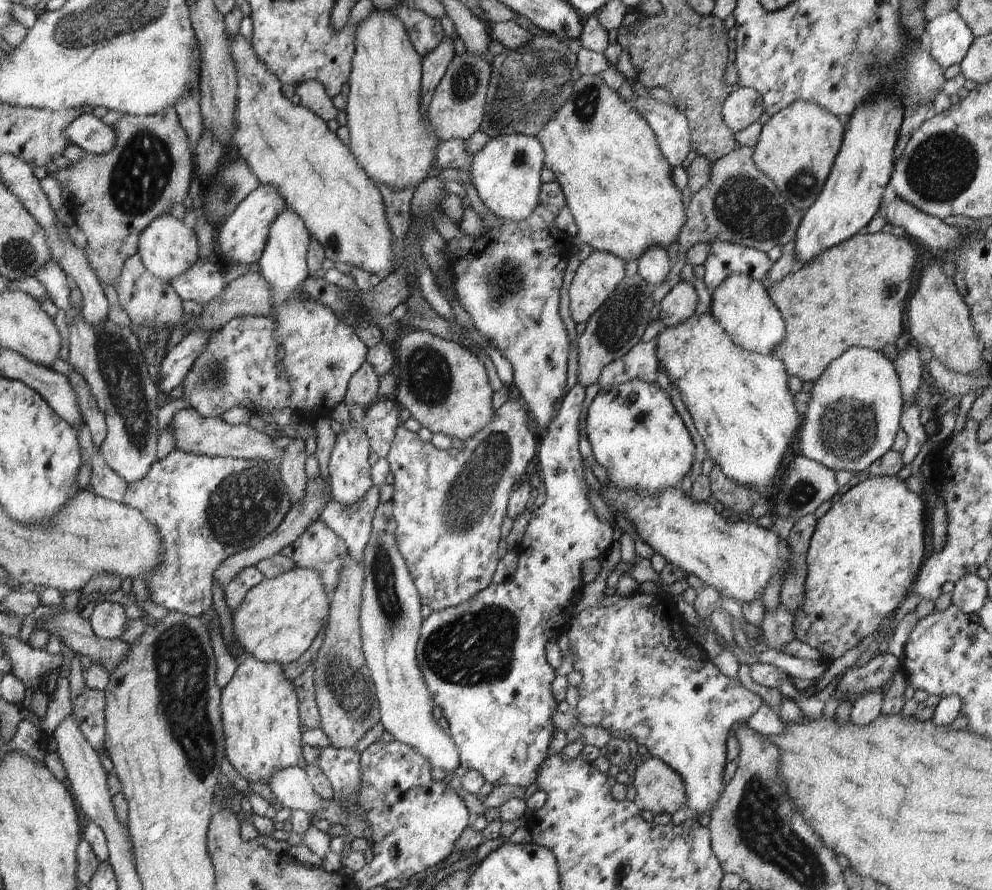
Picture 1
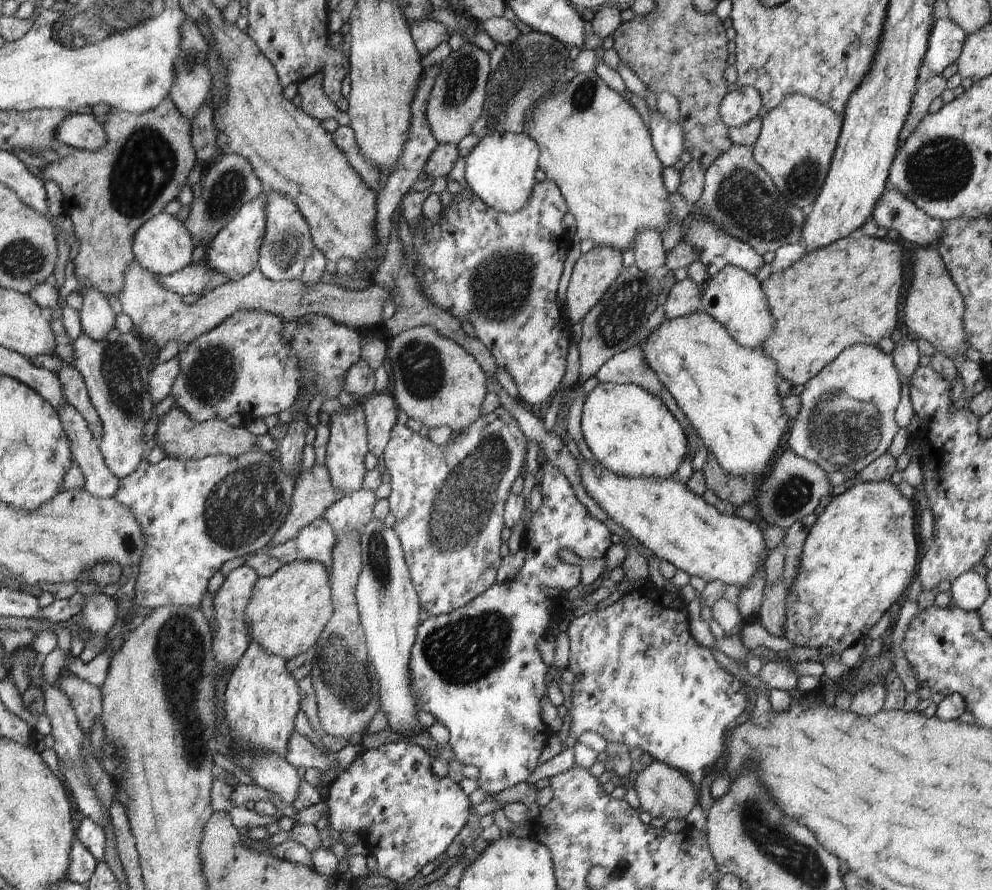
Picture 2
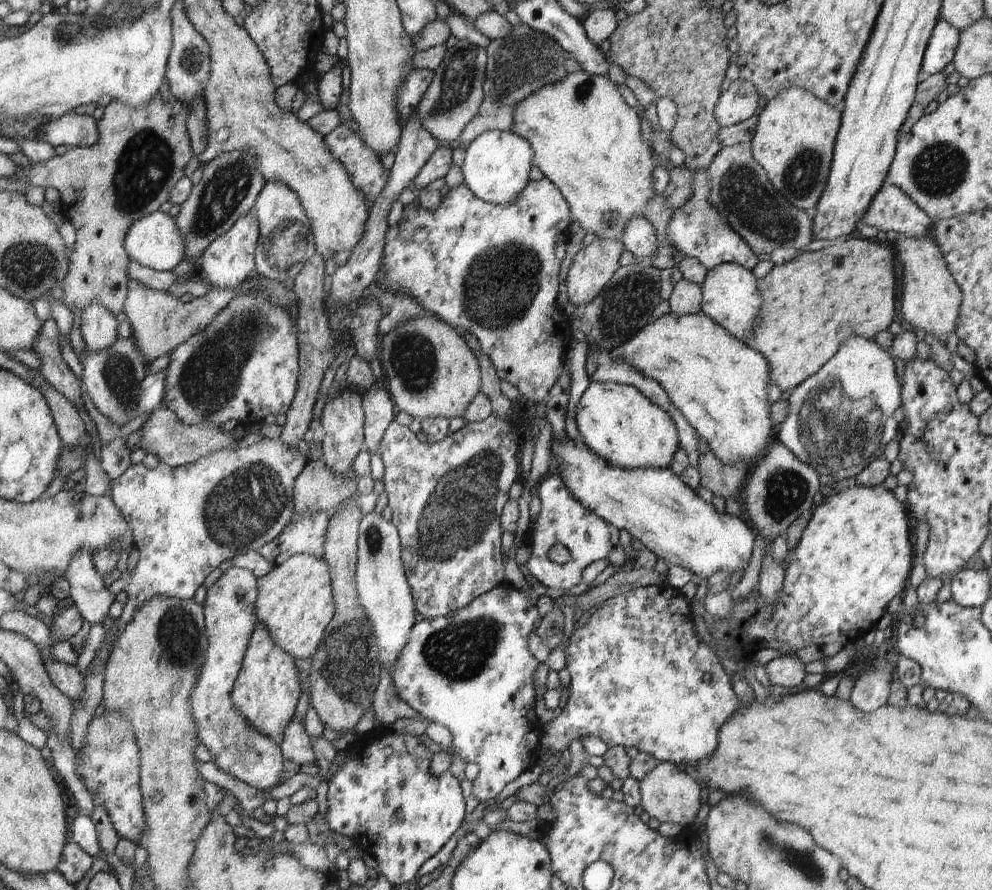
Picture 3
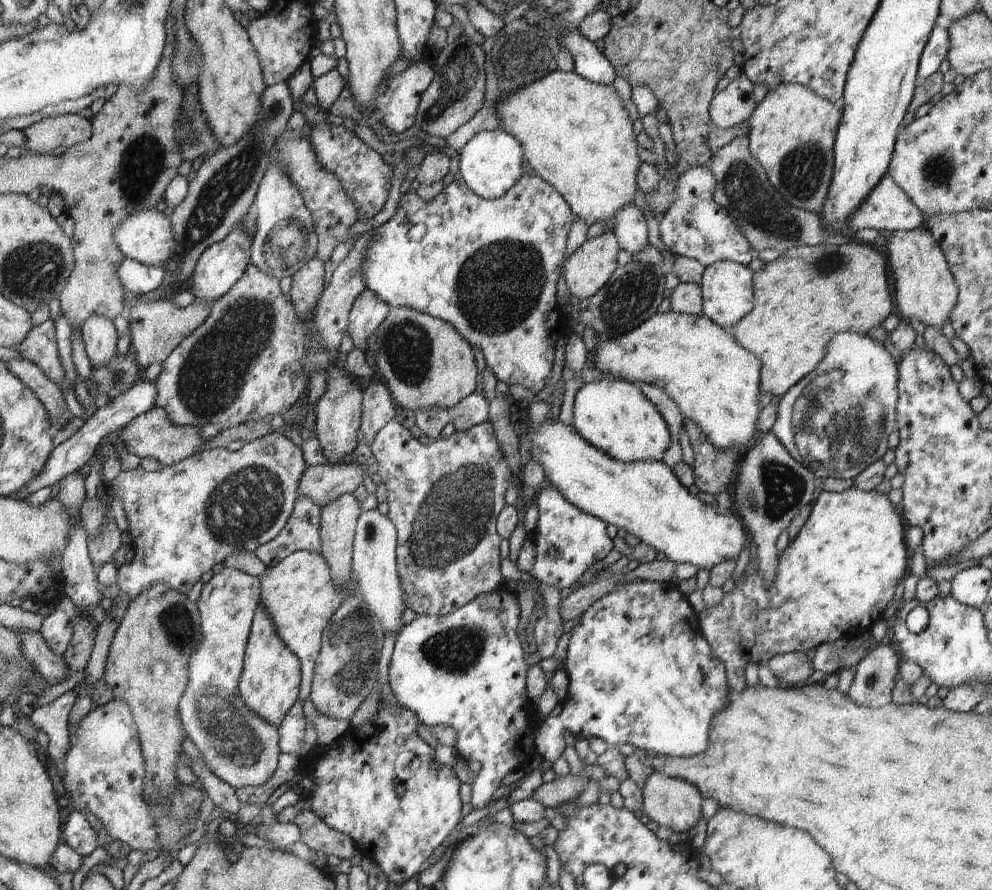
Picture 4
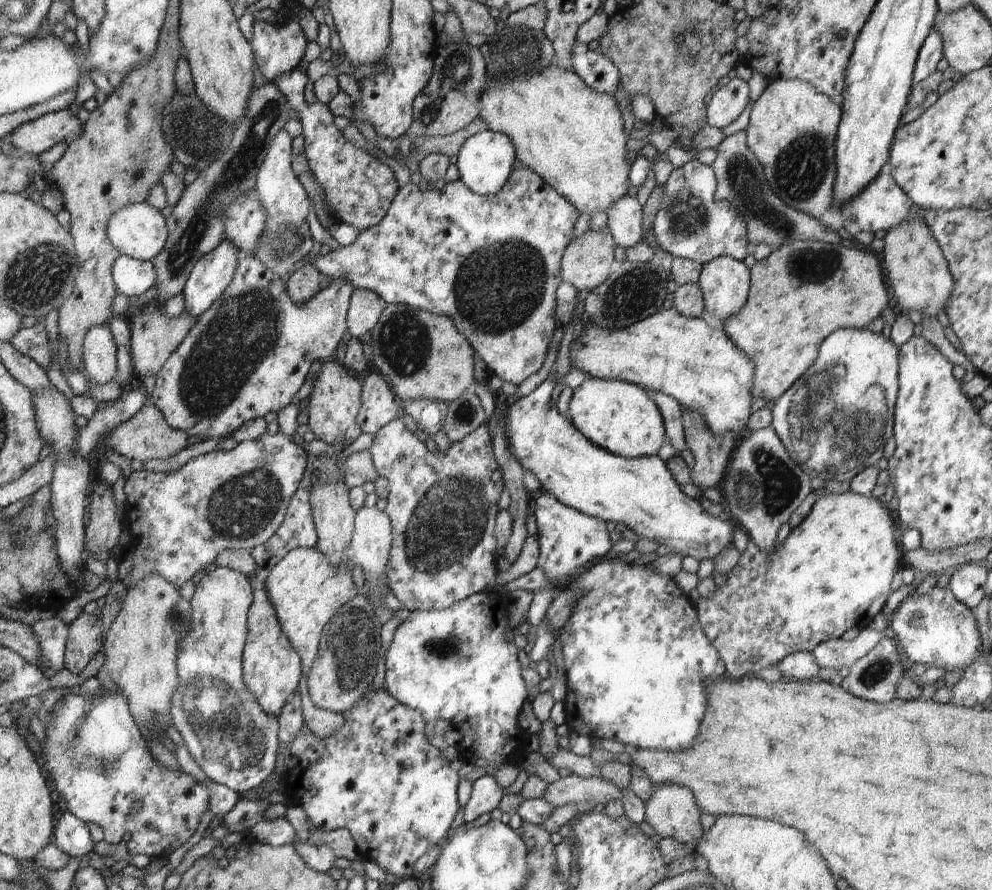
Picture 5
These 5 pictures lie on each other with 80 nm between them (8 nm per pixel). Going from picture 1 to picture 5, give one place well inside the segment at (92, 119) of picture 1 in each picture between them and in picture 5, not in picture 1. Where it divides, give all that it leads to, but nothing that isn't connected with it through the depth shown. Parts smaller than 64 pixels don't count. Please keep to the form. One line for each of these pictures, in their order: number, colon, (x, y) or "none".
2: (82, 132)
3: (71, 129)
4: (44, 136)
5: (36, 136)

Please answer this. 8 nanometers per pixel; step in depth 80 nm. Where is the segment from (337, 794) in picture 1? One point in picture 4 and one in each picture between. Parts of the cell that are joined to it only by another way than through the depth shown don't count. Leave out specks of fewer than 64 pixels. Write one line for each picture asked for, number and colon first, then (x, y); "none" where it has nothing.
2: (301, 753)
3: (295, 746)
4: (292, 728)

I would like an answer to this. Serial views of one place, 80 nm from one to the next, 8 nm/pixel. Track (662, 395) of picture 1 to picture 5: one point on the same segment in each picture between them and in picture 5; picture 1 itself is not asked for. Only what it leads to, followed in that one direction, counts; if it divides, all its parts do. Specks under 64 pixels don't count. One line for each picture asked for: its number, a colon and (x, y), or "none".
2: (631, 432)
3: (618, 423)
4: (613, 415)
5: (619, 416)

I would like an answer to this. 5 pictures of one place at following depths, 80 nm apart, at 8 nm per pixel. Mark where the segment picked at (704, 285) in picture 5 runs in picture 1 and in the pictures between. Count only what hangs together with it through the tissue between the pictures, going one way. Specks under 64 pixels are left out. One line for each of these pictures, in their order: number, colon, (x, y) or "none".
1: (741, 304)
2: (734, 297)
3: (730, 294)
4: (727, 287)

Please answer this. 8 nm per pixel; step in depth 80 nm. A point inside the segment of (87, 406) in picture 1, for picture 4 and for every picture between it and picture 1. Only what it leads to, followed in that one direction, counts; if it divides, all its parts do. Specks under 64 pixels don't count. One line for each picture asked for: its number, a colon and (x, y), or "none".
2: (73, 386)
3: (53, 368)
4: (39, 346)

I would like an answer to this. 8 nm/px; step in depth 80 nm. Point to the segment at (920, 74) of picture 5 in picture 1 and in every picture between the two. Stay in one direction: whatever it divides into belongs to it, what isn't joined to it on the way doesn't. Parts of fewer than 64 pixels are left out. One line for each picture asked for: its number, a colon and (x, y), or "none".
1: (948, 38)
2: (946, 39)
3: (942, 45)
4: (935, 52)

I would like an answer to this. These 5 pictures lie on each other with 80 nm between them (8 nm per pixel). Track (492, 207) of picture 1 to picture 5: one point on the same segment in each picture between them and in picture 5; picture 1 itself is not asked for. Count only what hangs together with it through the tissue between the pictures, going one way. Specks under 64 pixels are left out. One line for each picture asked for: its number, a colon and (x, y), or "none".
2: (500, 169)
3: (497, 166)
4: (490, 164)
5: (485, 160)

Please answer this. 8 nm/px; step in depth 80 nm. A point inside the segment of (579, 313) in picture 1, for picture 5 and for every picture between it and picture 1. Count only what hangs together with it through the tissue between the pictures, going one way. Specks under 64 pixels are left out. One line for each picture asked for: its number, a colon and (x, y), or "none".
2: (595, 270)
3: (594, 265)
4: (588, 268)
5: (587, 260)

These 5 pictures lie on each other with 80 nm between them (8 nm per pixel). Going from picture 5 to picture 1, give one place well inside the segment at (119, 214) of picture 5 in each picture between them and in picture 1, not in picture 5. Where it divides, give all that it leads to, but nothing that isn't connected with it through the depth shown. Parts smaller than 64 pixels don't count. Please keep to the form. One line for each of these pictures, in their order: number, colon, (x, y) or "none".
1: (167, 247)
2: (162, 245)
3: (155, 242)
4: (146, 236)

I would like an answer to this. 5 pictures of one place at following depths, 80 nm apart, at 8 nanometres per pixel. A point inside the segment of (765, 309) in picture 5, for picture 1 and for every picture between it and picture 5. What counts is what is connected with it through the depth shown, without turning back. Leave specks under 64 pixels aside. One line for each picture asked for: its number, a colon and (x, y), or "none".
1: (851, 295)
2: (845, 293)
3: (805, 316)
4: (797, 310)

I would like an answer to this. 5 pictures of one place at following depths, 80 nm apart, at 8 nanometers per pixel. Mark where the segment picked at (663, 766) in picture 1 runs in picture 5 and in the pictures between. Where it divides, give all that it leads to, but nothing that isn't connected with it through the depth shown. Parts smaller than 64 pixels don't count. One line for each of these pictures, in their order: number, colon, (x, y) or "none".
2: (666, 792)
3: (669, 793)
4: (674, 803)
5: (672, 811)

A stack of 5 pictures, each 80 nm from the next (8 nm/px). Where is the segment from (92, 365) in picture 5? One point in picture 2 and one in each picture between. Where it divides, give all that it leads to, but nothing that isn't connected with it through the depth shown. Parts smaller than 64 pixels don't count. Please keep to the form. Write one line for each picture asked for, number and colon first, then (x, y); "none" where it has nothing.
2: (97, 318)
3: (99, 326)
4: (98, 333)

